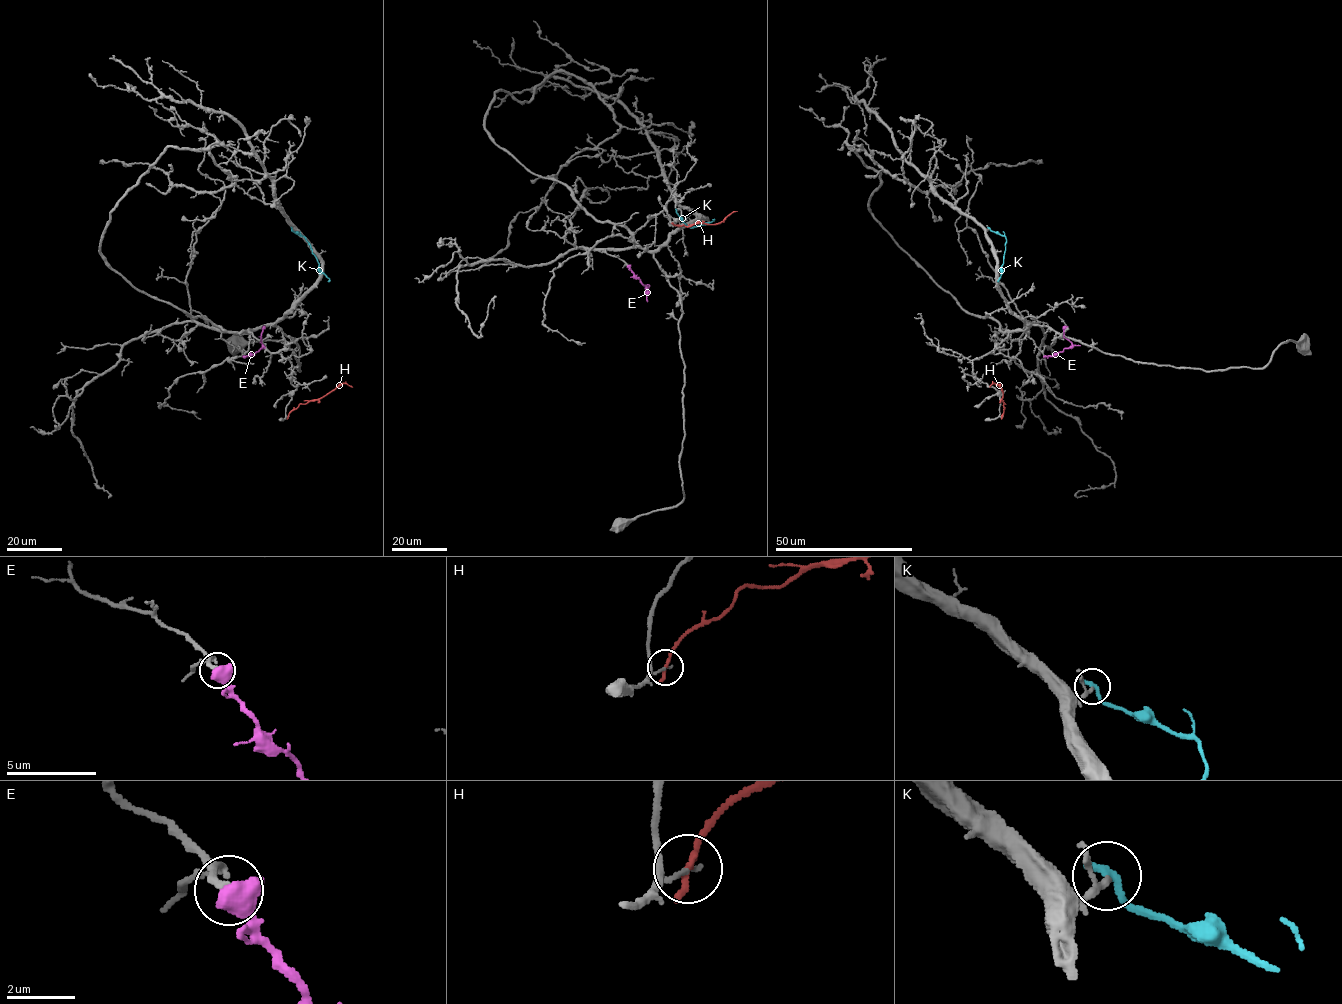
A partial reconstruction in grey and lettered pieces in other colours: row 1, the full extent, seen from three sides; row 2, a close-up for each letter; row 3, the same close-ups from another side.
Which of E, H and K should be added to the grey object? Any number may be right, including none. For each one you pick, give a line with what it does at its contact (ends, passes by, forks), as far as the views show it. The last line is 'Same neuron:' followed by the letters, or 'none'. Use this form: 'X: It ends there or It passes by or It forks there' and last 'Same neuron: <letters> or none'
E: It ends there
Same neuron: E

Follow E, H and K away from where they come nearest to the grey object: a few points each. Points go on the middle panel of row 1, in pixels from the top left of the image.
E: (628, 266), (646, 287), (646, 293), (646, 285), (648, 289)
H: (672, 223), (690, 226), (697, 223), (715, 224), (737, 211)
K: (676, 210), (690, 228), (711, 222), (713, 219)

